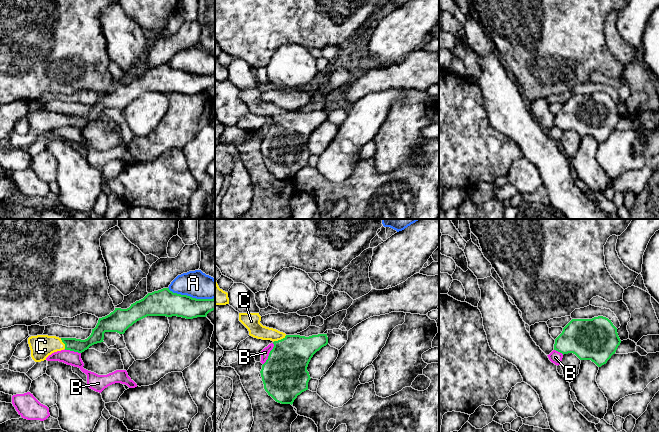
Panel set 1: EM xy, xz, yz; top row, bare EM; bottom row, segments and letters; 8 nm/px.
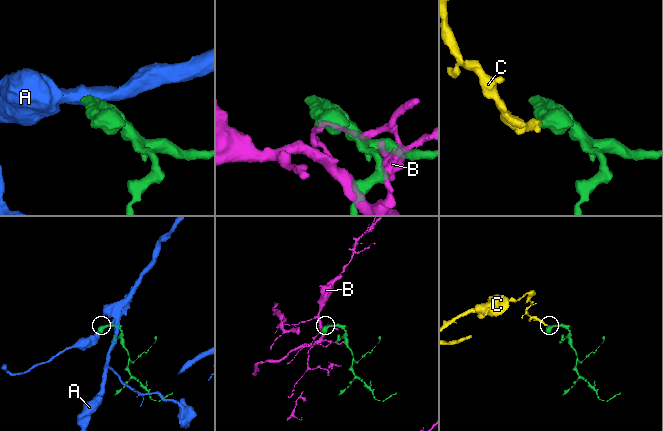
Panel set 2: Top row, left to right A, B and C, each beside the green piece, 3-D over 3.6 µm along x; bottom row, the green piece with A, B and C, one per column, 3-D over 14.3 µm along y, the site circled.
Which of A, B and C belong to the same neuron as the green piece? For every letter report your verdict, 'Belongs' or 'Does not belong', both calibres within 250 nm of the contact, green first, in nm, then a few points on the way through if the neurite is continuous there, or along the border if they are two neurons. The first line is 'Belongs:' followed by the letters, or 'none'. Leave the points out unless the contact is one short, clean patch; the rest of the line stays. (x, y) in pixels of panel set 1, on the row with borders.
Belongs: C
A: Does not belong. Thickness 220 nm (green) against 220 nm
B: Does not belong. Thickness 360 nm (green) against 70 nm
C: Belongs. Thickness 340 nm (green) against 120 nm. Path across: xz (285, 370), (285, 346), (279, 340), (272, 334), (256, 329)

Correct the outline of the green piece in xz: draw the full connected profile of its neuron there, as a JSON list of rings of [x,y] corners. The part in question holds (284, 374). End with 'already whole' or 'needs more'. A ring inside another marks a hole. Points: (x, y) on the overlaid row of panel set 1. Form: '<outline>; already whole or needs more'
[[[239,313],[239,321],[248,329],[250,336],[273,342],[274,347],[260,371],[264,389],[276,402],[292,405],[298,395],[308,390],[308,382],[311,379],[307,371],[308,364],[313,355],[328,344],[327,334],[309,337],[286,335],[276,329],[263,326],[260,323],[259,313]]]; needs more

